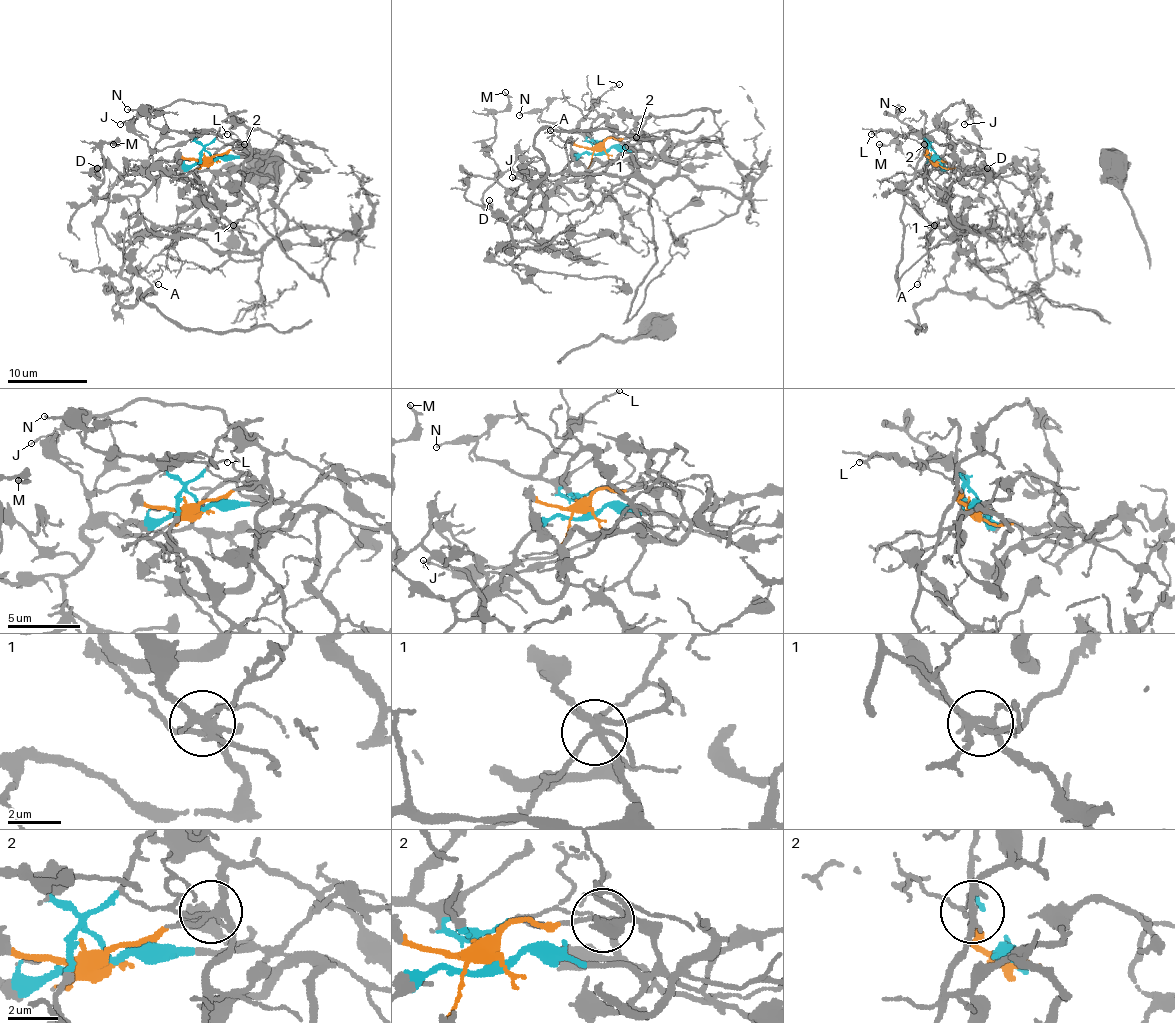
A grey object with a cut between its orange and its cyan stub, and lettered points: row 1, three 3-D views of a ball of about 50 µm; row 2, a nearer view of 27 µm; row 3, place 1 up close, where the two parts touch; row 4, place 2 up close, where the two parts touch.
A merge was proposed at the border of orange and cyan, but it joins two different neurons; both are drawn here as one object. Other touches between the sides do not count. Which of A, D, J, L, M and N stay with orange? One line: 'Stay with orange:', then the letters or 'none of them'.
Stay with orange: J

